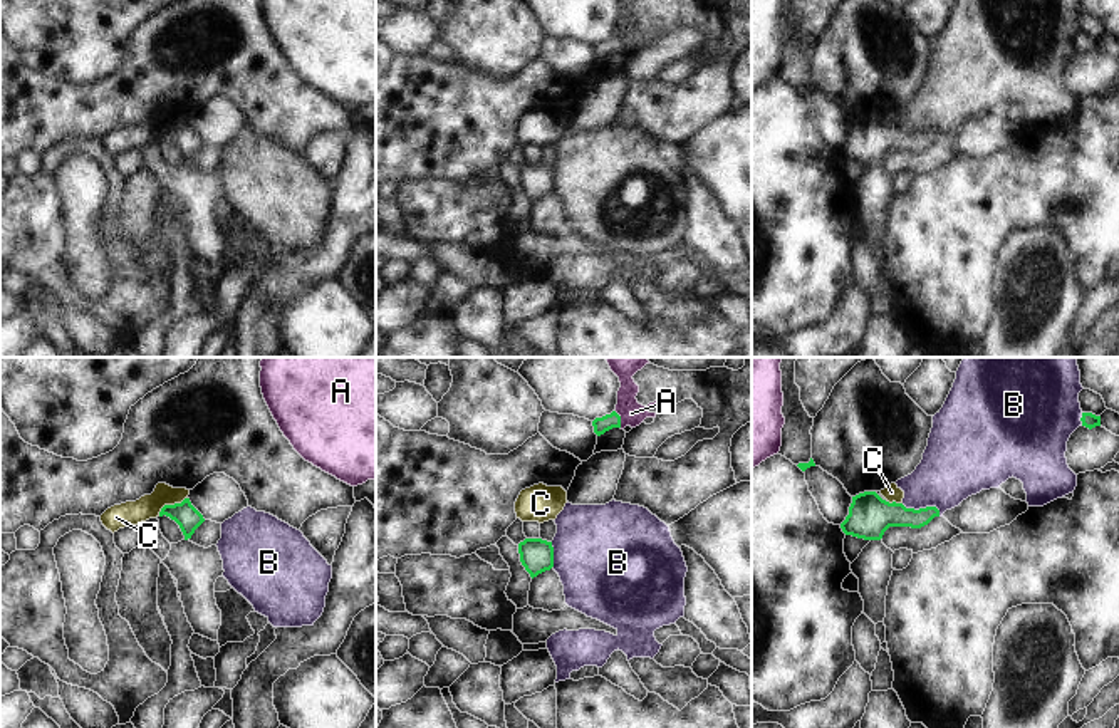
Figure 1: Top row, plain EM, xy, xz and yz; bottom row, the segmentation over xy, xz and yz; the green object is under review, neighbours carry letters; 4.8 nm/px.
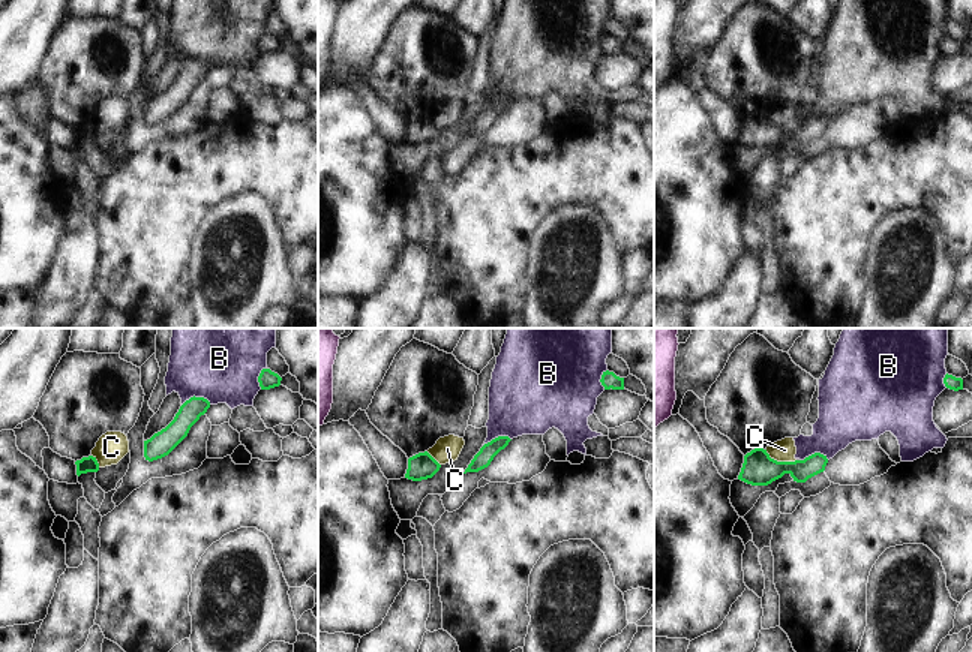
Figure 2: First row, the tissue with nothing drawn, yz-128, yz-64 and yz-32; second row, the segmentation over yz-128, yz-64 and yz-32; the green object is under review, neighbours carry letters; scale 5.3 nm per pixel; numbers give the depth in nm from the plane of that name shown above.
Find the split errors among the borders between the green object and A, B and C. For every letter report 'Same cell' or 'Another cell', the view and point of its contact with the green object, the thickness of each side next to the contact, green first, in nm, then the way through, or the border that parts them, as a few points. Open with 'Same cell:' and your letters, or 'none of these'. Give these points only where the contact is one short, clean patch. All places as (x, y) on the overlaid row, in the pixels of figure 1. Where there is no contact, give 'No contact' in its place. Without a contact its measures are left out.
Same cell: none of these
A: Another cell. Touches green at xz (619, 420). Thickness 80 nm (green) against 120 nm. Boundary: xz (614, 411), (619, 416), (621, 426)
B: Another cell. Touches green at yz (923, 509). Thickness 190 nm (green) against 320 nm
C: Another cell. Touches green at xy (170, 505). Thickness 120 nm (green) against 110 nm. Boundary: xy (187, 497), (180, 502), (166, 504), (158, 515)

